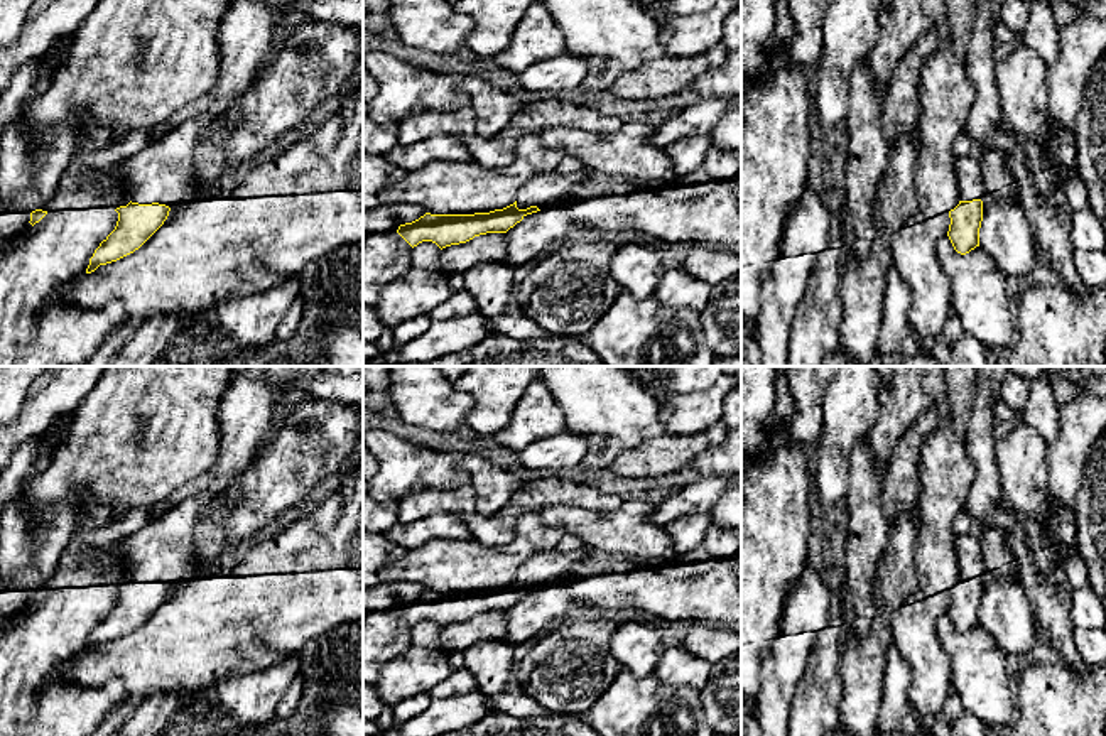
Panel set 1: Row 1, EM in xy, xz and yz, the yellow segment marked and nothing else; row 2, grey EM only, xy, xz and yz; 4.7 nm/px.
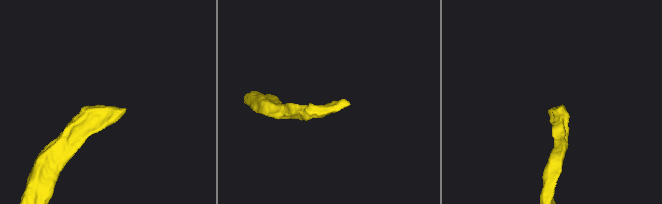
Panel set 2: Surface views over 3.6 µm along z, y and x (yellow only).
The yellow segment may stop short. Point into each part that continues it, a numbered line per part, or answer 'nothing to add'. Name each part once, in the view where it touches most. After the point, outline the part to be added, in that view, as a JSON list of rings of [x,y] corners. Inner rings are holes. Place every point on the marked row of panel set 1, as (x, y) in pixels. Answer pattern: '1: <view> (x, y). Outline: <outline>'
1: xy (181, 166). Outline: [[[220,116],[187,118],[125,159],[118,172],[127,177],[130,201],[174,206],[208,196],[228,160]]]

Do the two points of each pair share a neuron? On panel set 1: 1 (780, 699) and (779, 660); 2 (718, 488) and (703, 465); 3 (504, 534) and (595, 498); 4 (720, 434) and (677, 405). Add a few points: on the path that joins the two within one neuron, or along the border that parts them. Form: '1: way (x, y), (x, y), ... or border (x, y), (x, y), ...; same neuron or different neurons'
1: way (779, 689), (779, 671); same neuron
2: border (701, 475), (723, 476); different neurons
3: way (517, 508), (536, 495), (569, 495); same neuron
4: border (720, 421), (693, 436), (671, 436); different neurons

